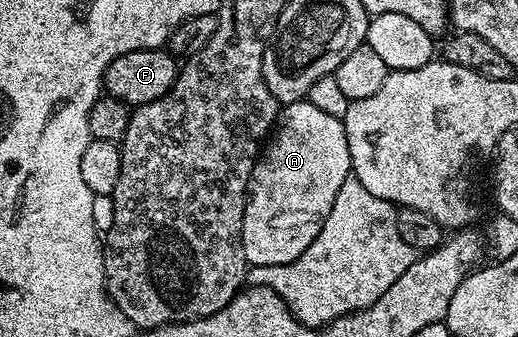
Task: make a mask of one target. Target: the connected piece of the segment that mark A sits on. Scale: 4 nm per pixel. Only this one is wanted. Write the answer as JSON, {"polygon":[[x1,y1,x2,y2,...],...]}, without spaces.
{"polygon":[[305,99,282,105,276,128,250,172,250,188,242,220,242,250,247,266,283,265,300,259,300,255,308,251,312,239,320,235,320,227,324,227,324,219,328,219,328,211,332,211,332,203,336,203,336,194,351,173,348,139,341,117,327,115]]}

